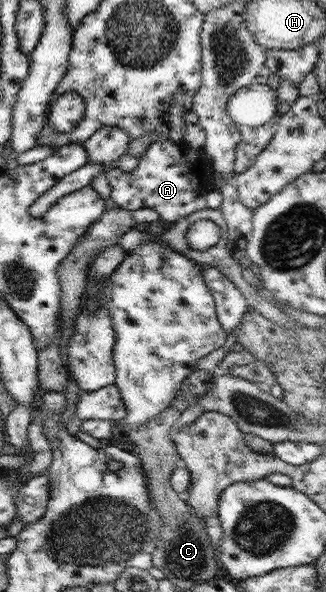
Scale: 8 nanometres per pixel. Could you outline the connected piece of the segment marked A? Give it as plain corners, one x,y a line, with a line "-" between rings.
161,138
149,145
127,178
111,178
109,171
106,178
112,188
110,198
117,206
130,211
153,208
163,220
177,222
208,207
206,194
213,187
212,174
211,158
203,147
195,150
185,144

